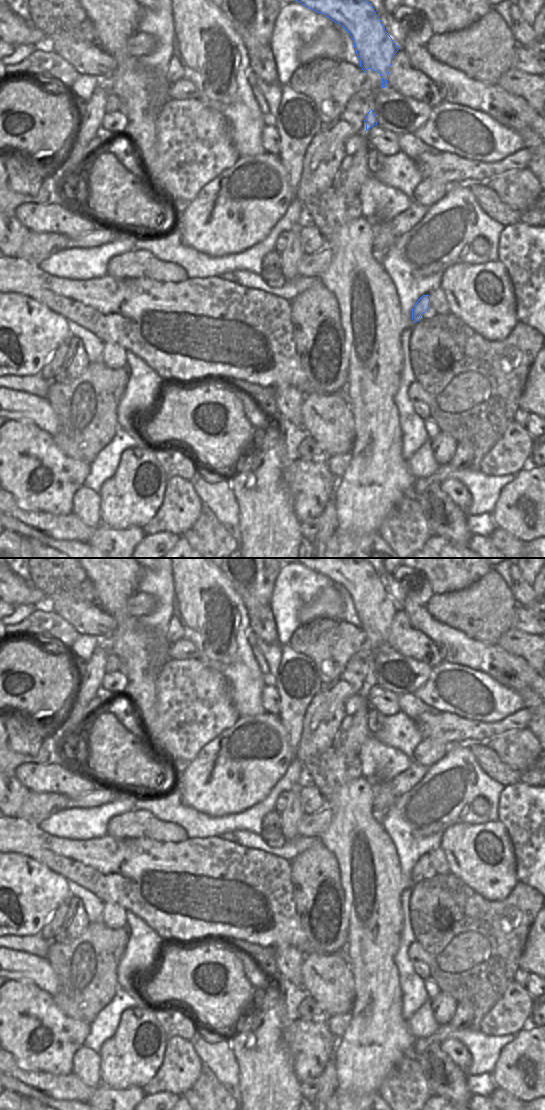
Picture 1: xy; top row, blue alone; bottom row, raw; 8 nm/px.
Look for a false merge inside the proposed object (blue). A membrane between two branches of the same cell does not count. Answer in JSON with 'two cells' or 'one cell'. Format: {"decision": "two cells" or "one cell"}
{"decision": "one cell"}

